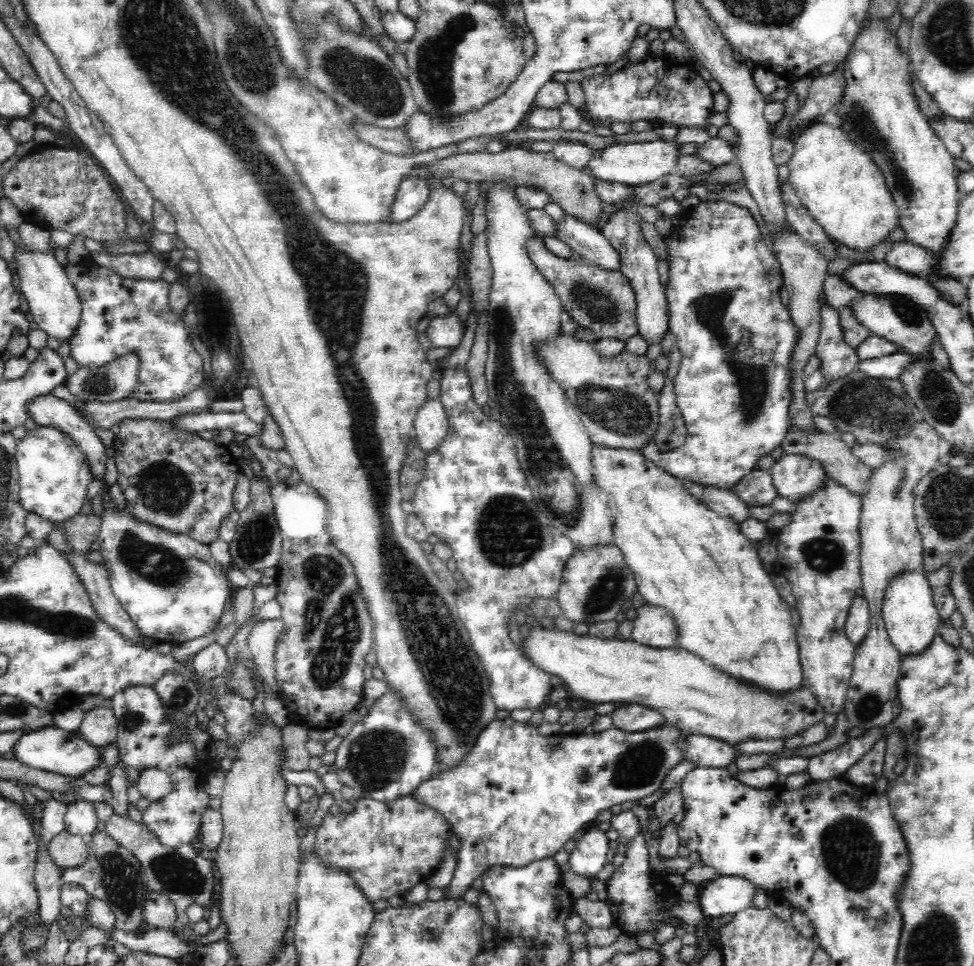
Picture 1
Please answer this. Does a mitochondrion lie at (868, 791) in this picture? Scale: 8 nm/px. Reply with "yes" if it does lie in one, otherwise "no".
no

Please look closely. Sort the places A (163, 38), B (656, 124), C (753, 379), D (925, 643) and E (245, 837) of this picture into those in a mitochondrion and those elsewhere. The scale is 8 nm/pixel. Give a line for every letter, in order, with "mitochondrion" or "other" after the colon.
A: mitochondrion
B: other
C: mitochondrion
D: other
E: other

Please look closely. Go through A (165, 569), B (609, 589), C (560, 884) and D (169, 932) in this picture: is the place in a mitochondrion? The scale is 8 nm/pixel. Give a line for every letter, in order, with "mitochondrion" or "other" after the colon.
A: mitochondrion
B: mitochondrion
C: other
D: other

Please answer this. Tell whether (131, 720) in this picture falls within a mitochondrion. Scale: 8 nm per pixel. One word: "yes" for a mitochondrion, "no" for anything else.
yes

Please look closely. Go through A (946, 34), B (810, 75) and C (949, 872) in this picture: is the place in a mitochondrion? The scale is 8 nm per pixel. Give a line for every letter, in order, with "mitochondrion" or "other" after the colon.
A: mitochondrion
B: other
C: other

